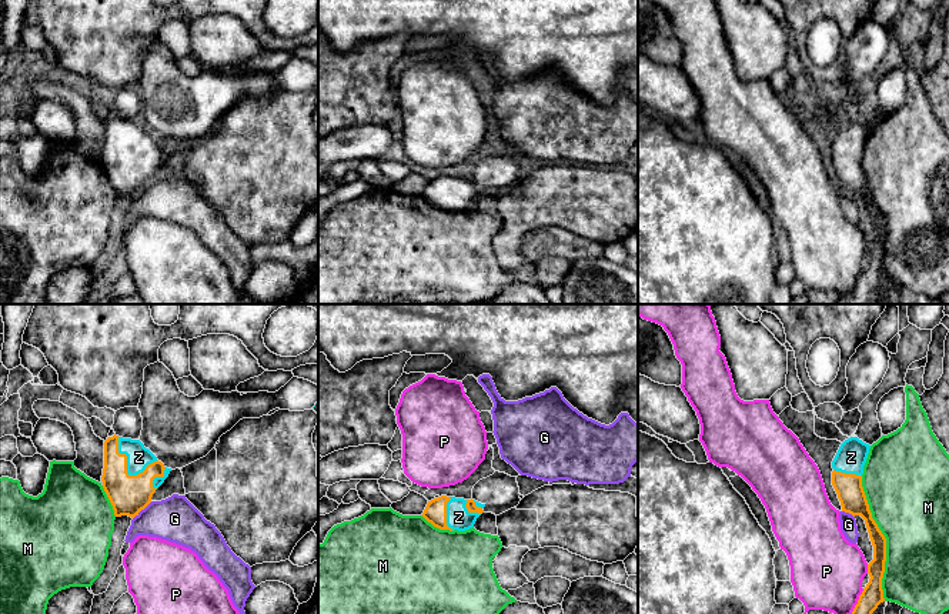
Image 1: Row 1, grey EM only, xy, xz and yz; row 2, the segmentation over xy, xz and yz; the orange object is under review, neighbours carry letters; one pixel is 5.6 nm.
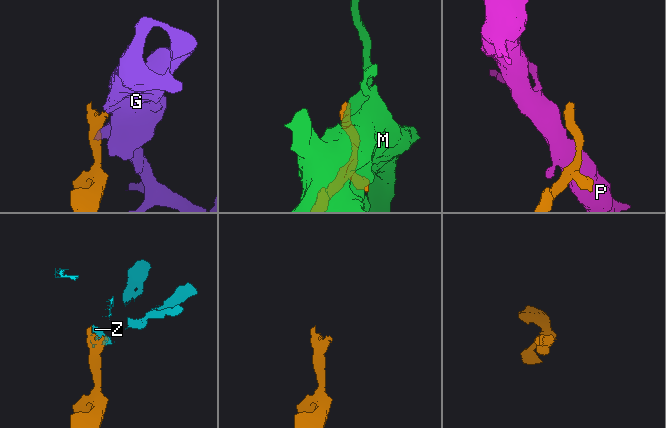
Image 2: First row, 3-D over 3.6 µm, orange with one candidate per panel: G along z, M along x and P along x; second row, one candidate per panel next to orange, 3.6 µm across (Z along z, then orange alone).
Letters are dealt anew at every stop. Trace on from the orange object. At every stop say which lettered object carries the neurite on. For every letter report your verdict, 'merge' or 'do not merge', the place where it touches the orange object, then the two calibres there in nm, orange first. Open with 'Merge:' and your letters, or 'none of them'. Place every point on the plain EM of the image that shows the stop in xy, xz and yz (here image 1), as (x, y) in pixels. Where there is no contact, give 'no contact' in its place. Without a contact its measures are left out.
Merge: Z
G: do not merge; contact xy (141, 189); calibres 220 and 260 nm
M: do not merge; contact yz (885, 219); calibres 130 and 440 nm
P: do not merge; contact yz (854, 289); calibres 140 and 400 nm
Z: merge; contact xy (126, 149); calibres 220 and 140 nm

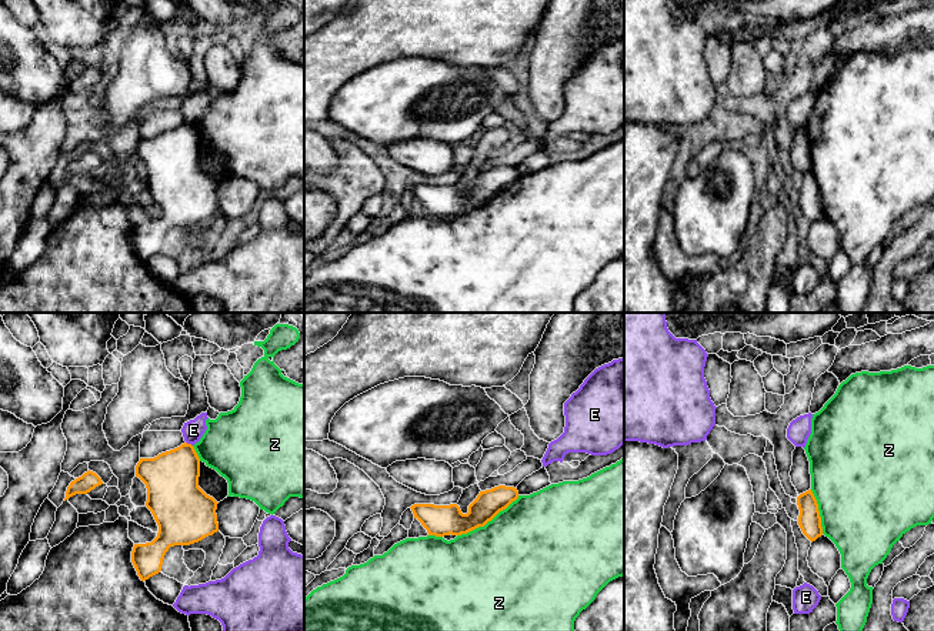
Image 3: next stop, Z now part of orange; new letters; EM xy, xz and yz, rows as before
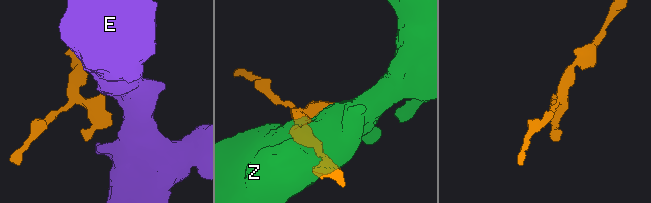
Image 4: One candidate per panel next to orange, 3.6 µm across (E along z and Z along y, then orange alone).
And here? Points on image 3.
Merge: none of them
E: do not merge; contact xy (189, 124); calibres 300 and 120 nm
Z: do not merge; contact xz (487, 202); calibres 180 and 500 nm

